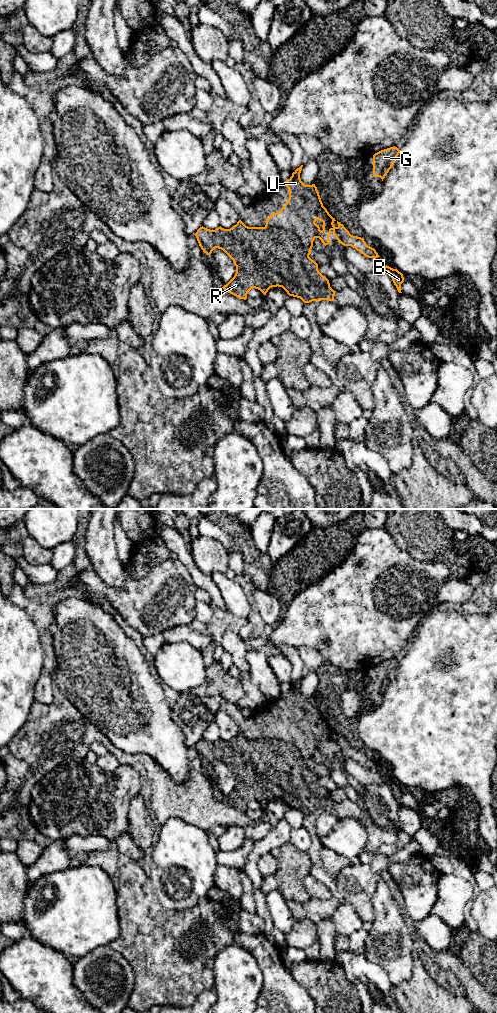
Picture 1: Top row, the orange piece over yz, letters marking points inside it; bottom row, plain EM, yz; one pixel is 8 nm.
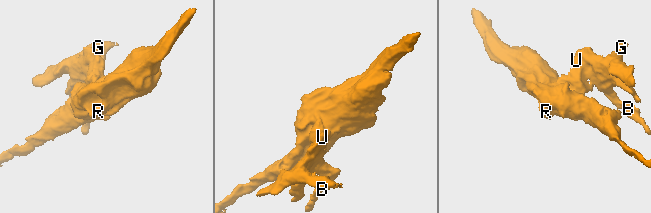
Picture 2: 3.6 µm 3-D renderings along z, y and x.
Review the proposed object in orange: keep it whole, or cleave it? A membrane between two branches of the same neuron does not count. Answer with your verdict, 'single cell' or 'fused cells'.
fused cells

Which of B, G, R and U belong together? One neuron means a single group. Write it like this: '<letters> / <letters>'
B G U / R

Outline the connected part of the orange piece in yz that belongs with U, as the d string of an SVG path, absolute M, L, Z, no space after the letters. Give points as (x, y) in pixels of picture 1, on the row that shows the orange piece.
M302 167L285 181L289 199L278 213L272 213L266 219L265 227L280 228L295 235L307 255L311 254L315 238L319 238L325 246L330 244L332 232L342 245L351 246L368 258L378 258L376 250L368 246L363 238L351 235L343 224L329 214L315 184L305 185L301 181Z

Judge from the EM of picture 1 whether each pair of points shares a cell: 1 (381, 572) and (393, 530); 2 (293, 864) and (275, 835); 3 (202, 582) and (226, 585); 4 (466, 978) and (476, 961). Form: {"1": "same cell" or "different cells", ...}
{"1": "different cells", "2": "different cells", "3": "different cells", "4": "different cells"}

